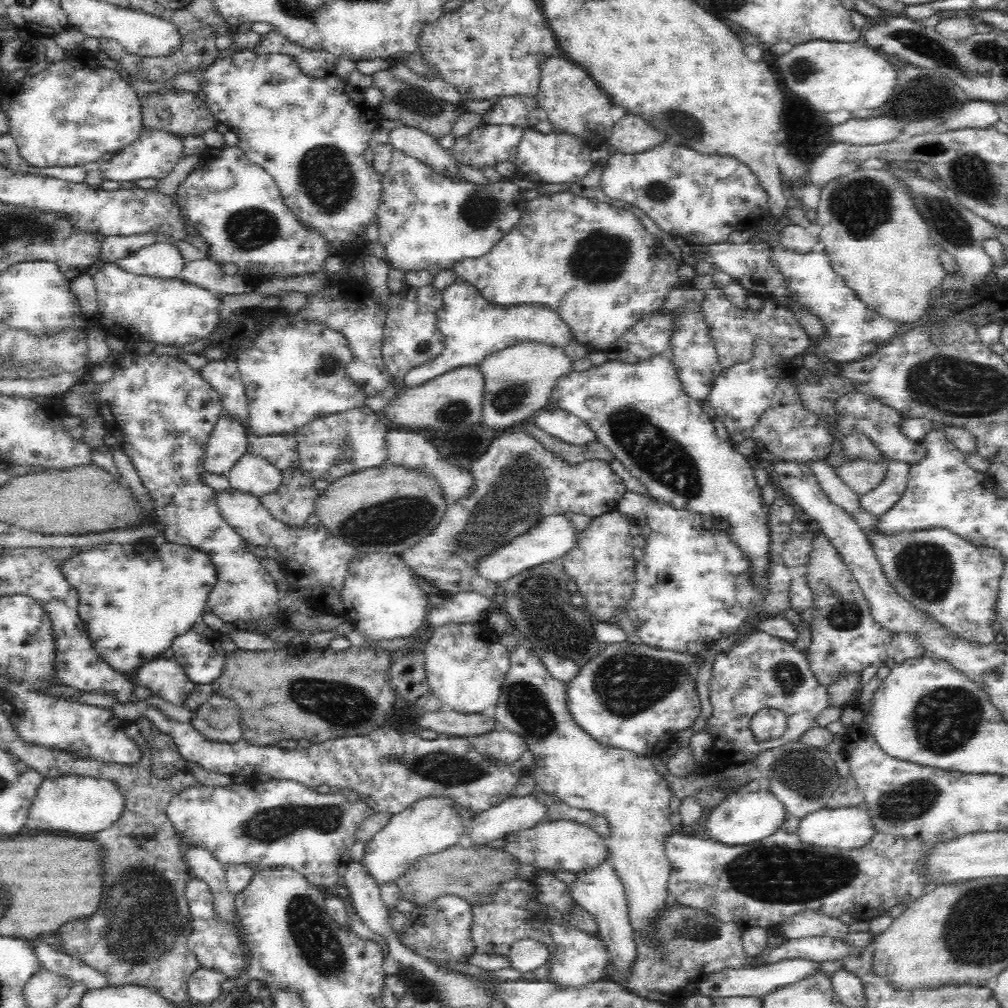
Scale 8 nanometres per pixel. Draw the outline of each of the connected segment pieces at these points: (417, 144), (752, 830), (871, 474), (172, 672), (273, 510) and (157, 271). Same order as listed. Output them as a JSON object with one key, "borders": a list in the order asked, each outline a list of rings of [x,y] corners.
{"borders":[[[[405,125],[393,128],[389,131],[387,143],[393,150],[420,160],[437,173],[460,177],[455,169],[457,162],[453,155],[446,152],[437,139],[418,128]]],[[[766,779],[754,780],[738,789],[734,797],[711,812],[706,829],[712,835],[712,840],[718,843],[728,846],[748,845],[779,832],[787,814],[784,804],[772,792],[770,782]]],[[[842,462],[834,465],[836,476],[854,493],[865,495],[884,478],[887,465],[866,462]]],[[[169,656],[148,659],[134,671],[130,679],[135,686],[148,688],[149,696],[158,696],[172,706],[184,705],[196,688],[182,667]]],[[[299,466],[282,470],[282,486],[266,496],[260,496],[260,502],[275,519],[292,526],[304,525],[306,518],[313,514],[313,506],[318,491],[312,486],[310,473]]],[[[155,241],[113,263],[130,274],[168,280],[181,279],[187,261],[174,244]]]]}

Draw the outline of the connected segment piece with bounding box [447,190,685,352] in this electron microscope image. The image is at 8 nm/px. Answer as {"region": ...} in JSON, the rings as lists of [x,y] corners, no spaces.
{"region":[[[571,190],[552,193],[551,195],[544,194],[537,199],[527,201],[525,208],[524,216],[526,216],[526,220],[528,220],[528,238],[526,238],[524,232],[520,232],[518,228],[516,228],[516,230],[510,230],[500,242],[496,243],[496,246],[492,247],[492,250],[488,251],[488,254],[478,258],[467,258],[458,261],[456,264],[447,268],[447,270],[451,270],[455,274],[455,278],[458,281],[466,282],[470,286],[475,286],[482,295],[482,298],[485,298],[488,302],[499,305],[540,303],[552,307],[552,309],[560,314],[564,322],[568,324],[571,332],[580,342],[580,345],[586,347],[589,352],[594,352],[599,351],[602,346],[610,346],[612,341],[618,340],[618,338],[632,326],[632,323],[636,322],[636,320],[640,320],[642,316],[647,315],[651,310],[662,309],[666,298],[670,296],[670,292],[677,288],[678,278],[681,278],[680,274],[678,274],[678,270],[680,270],[680,266],[685,264],[685,262],[683,259],[677,260],[672,257],[670,249],[662,244],[658,236],[648,233],[638,217],[632,213],[632,210],[616,208],[600,200],[582,197],[572,193]]]}

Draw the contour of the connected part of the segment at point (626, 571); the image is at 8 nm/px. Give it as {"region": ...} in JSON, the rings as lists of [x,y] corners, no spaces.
{"region":[[[618,510],[614,512],[607,512],[602,516],[593,518],[586,530],[583,530],[577,537],[574,546],[567,550],[559,559],[561,566],[564,566],[564,572],[569,578],[576,582],[578,589],[587,602],[584,606],[588,613],[597,621],[612,621],[616,622],[616,618],[612,617],[612,611],[618,607],[624,607],[628,604],[631,598],[632,587],[635,581],[635,566],[637,562],[632,556],[635,544],[633,536],[630,535],[629,530],[632,522],[630,522]]]}

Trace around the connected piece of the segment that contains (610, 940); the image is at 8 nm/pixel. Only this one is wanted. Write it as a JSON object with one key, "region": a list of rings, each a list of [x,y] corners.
{"region":[[[609,860],[600,867],[578,874],[578,879],[570,884],[570,891],[577,904],[594,917],[597,929],[600,931],[600,939],[606,944],[613,966],[608,980],[620,988],[628,989],[624,984],[632,976],[632,968],[638,960],[639,944],[637,944],[637,936],[630,924],[629,908],[622,883]]]}

